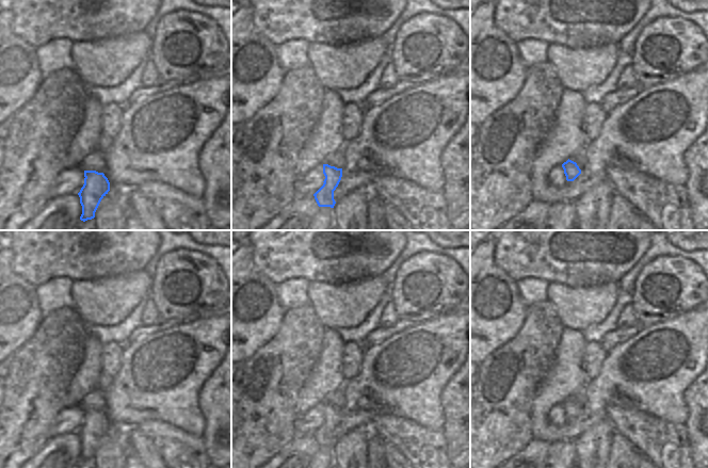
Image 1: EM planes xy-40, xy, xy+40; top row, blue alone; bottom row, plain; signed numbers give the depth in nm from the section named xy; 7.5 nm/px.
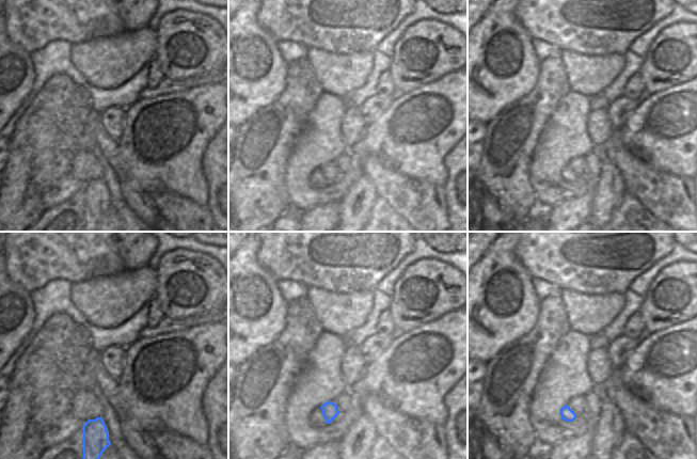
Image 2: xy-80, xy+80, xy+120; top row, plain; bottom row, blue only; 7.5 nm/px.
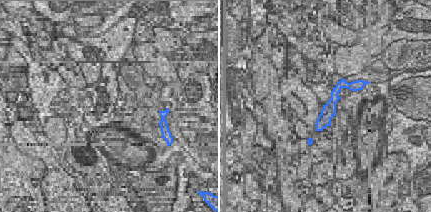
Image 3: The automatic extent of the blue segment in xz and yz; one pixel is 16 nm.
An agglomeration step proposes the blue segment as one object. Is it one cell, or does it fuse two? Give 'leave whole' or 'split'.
split

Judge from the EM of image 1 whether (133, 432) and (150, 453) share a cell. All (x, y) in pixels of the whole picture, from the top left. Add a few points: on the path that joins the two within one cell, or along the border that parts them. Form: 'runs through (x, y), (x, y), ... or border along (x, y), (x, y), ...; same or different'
runs through (135, 437), (145, 448); same

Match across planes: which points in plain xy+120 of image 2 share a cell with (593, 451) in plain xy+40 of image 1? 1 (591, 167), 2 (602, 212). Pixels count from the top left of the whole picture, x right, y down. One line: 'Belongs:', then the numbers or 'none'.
Belongs: 2

